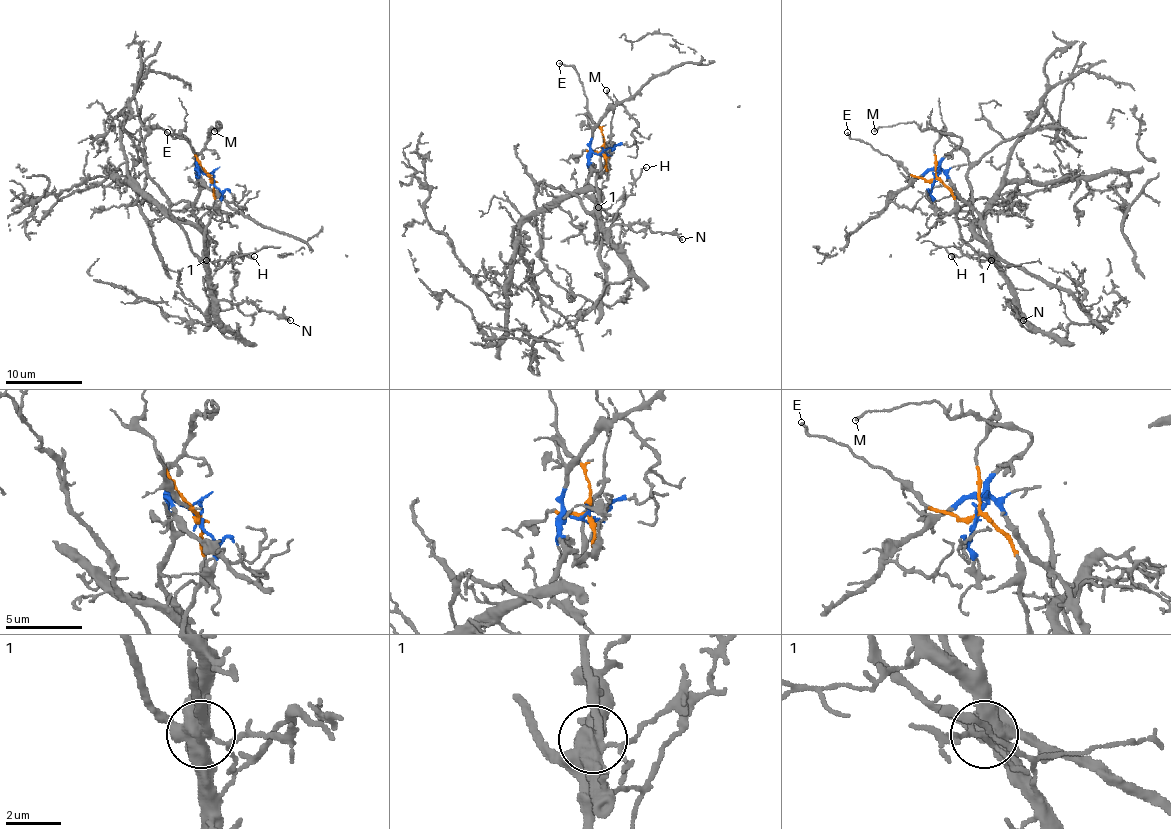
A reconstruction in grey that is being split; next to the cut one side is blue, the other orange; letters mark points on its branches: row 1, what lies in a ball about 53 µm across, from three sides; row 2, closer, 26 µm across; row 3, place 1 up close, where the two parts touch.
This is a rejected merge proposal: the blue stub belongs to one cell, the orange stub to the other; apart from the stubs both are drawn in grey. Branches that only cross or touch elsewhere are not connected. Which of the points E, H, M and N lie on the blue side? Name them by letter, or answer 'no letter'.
H, M, N

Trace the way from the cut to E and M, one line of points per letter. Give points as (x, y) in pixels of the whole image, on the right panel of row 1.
E: (935, 177), (914, 177), (847, 132)
M: (935, 177), (941, 162), (960, 143), (958, 137), (914, 122), (886, 126), (874, 132)

